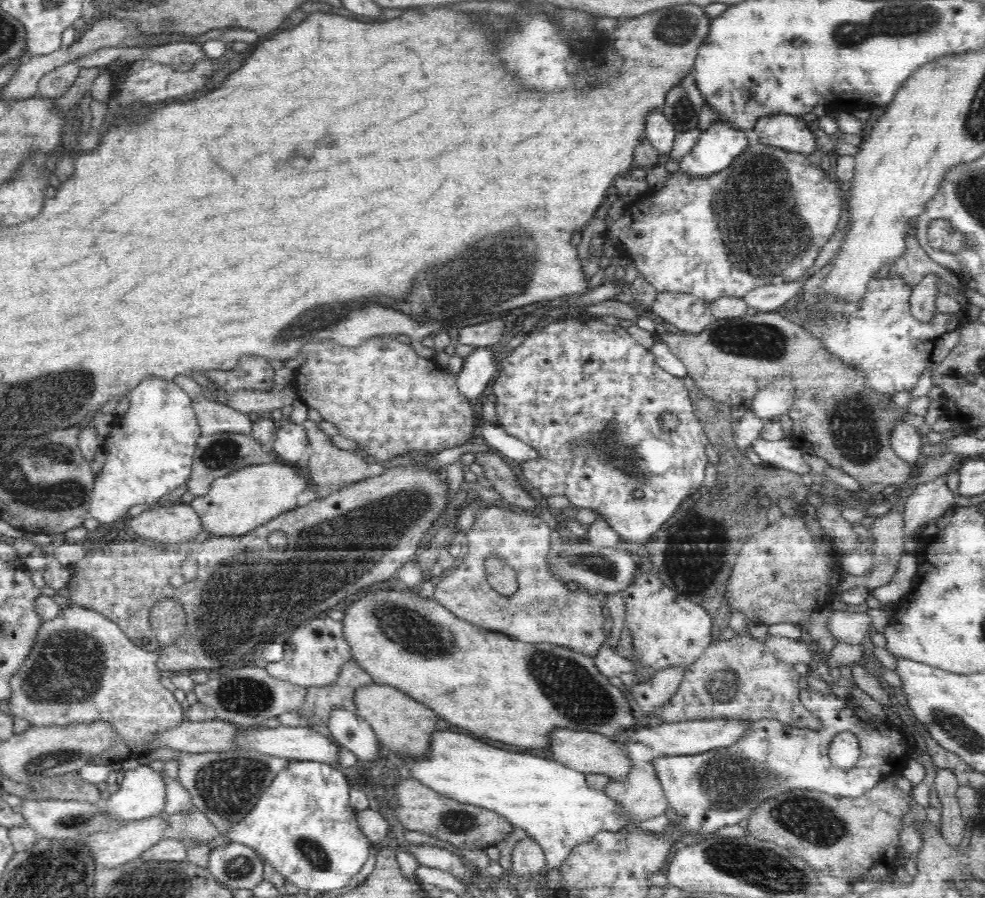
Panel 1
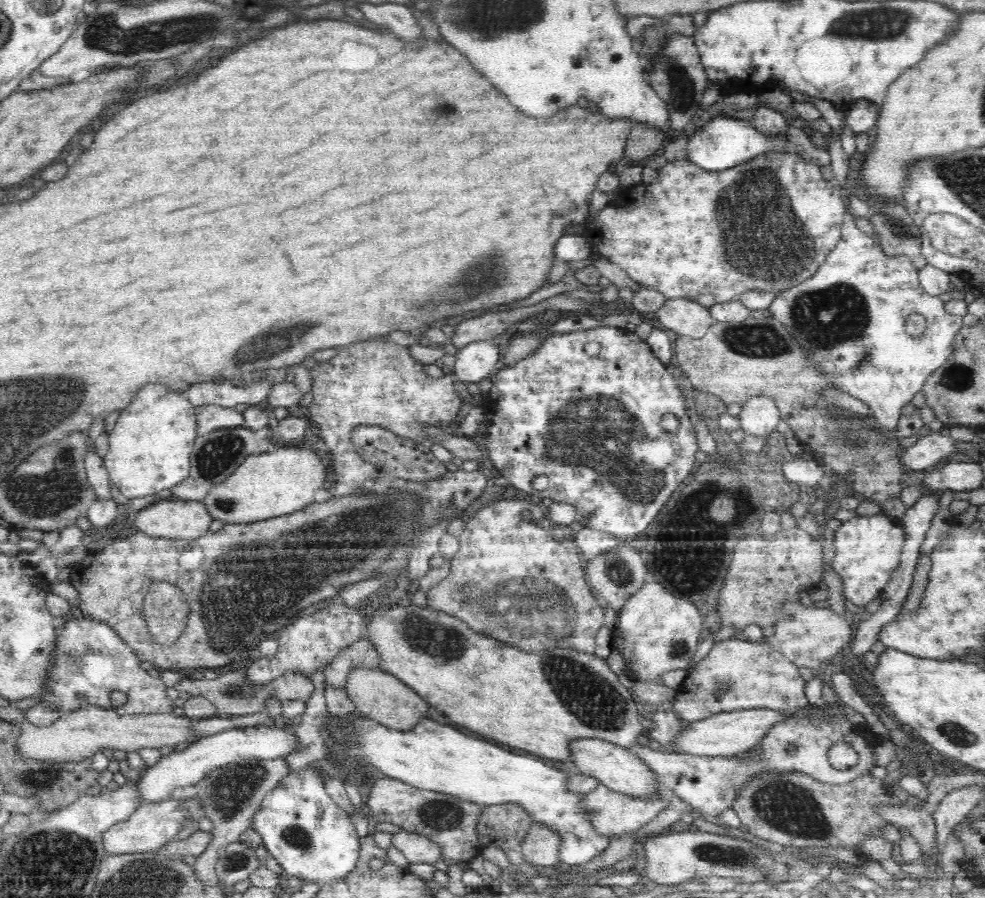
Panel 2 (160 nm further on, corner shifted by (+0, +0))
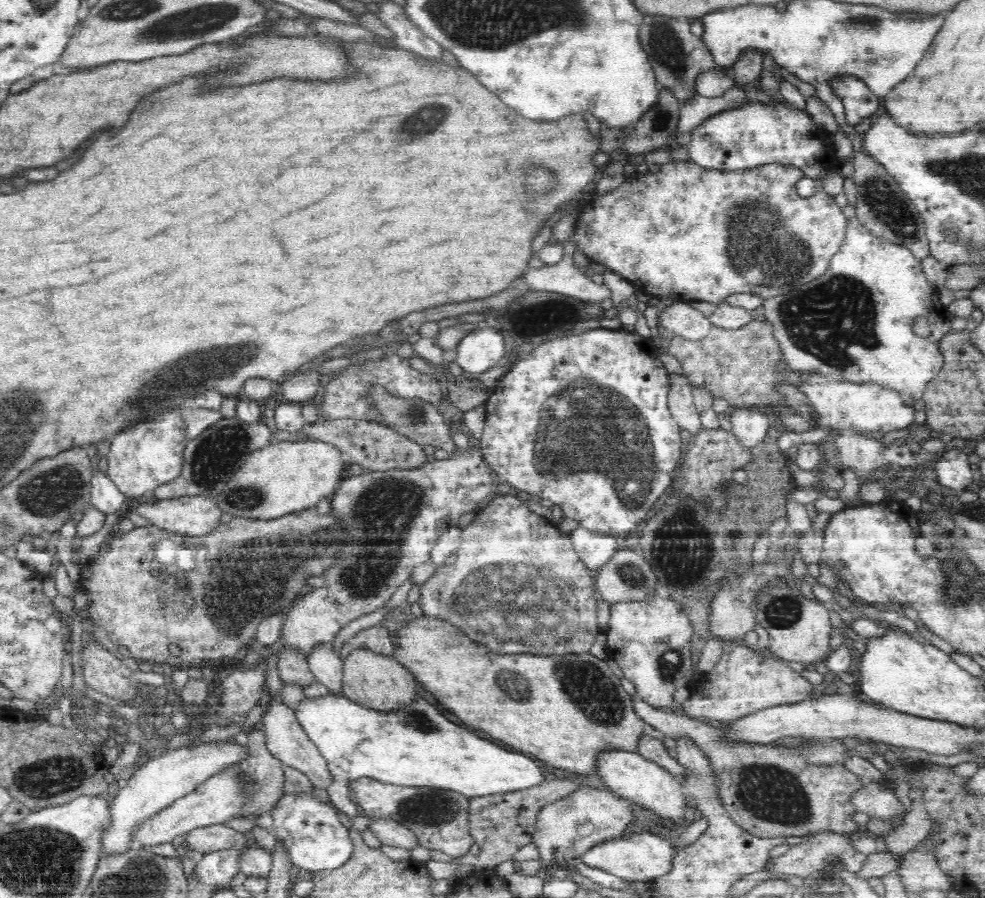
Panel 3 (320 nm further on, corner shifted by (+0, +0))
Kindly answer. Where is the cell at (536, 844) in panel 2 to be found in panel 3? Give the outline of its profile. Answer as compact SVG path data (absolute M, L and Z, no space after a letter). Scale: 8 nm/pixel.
M585 786L578 787L572 794L542 807L531 837L531 842L538 850L539 858L543 864L550 864L552 860L562 864L567 859L581 857L582 853L598 843L608 842L627 833L627 828L632 826L630 802L632 800L615 793L612 795L604 789Z

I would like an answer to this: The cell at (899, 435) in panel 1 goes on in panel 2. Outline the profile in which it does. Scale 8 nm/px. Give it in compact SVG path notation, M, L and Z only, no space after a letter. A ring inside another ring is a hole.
M849 212L844 215L841 228L842 236L836 248L832 250L833 252L828 254L826 261L820 266L818 274L814 274L812 278L808 278L808 280L805 280L802 284L794 285L792 288L778 293L766 313L776 317L778 322L786 324L786 328L790 328L789 332L794 334L794 336L798 336L798 340L802 340L802 347L809 352L808 355L810 355L810 359L812 359L814 363L818 363L824 371L834 377L834 383L838 388L842 389L842 392L848 393L850 396L854 396L854 398L866 403L866 405L870 407L871 415L882 425L882 428L893 431L898 424L898 419L903 415L902 407L910 403L918 392L921 392L926 379L935 370L938 370L938 368L949 359L949 356L953 354L951 348L957 332L963 327L962 317L947 313L944 301L937 296L932 296L924 292L922 285L919 283L919 272L912 267L910 261L904 257L888 259L883 253L883 248L855 226L854 219L855 217ZM912 312L922 314L926 319L926 330L919 337L912 337L905 331L906 318L908 318L908 315L912 314Z

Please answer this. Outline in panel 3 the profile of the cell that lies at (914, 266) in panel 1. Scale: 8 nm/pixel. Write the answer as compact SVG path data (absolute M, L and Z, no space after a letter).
M858 153L854 160L853 179L858 187L858 202L855 205L855 216L874 237L902 245L911 250L916 260L923 261L931 253L925 233L926 225L918 209L902 193L894 177L886 171L871 155Z

